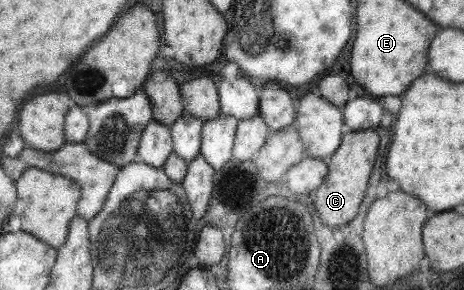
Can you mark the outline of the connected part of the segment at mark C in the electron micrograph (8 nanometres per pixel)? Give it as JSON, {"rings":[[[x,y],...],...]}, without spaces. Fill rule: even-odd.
{"rings":[[[375,129],[363,131],[346,130],[342,136],[342,143],[327,160],[325,180],[312,192],[313,207],[323,222],[330,227],[347,225],[358,213],[361,197],[365,195],[369,174],[375,163],[379,137]]]}

